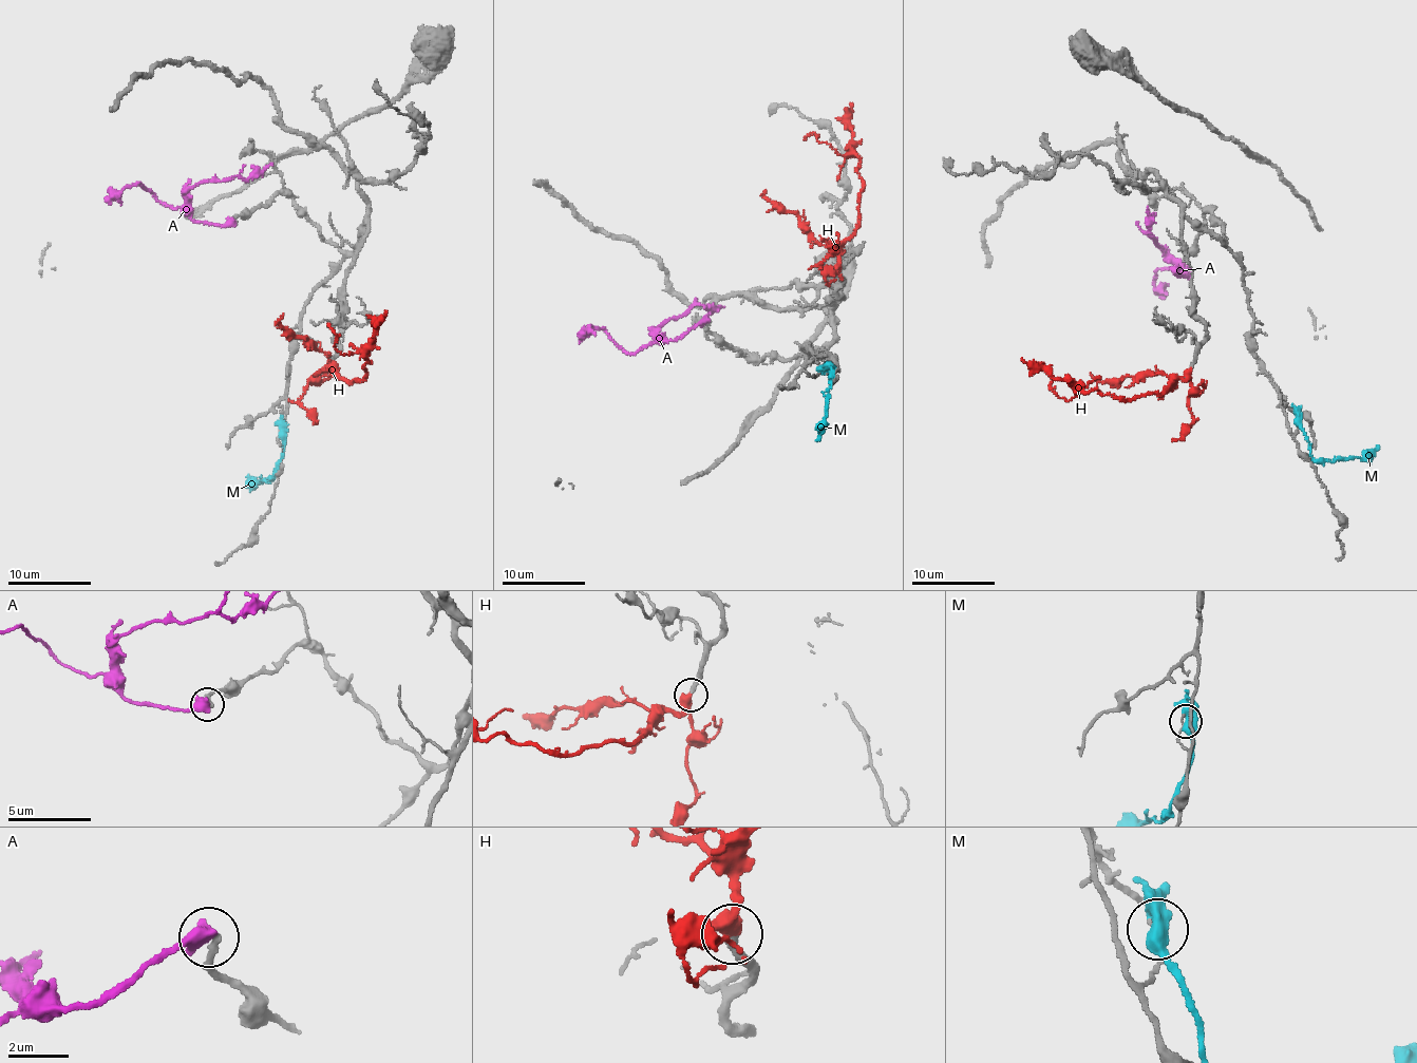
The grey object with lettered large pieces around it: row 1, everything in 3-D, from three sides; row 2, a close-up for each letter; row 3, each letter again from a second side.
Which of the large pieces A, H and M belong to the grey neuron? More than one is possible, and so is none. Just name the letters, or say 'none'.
H

